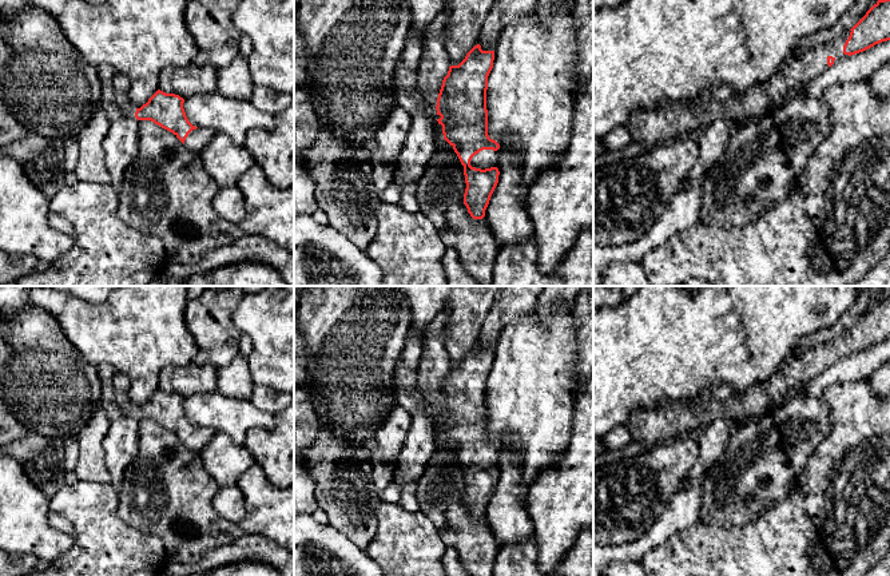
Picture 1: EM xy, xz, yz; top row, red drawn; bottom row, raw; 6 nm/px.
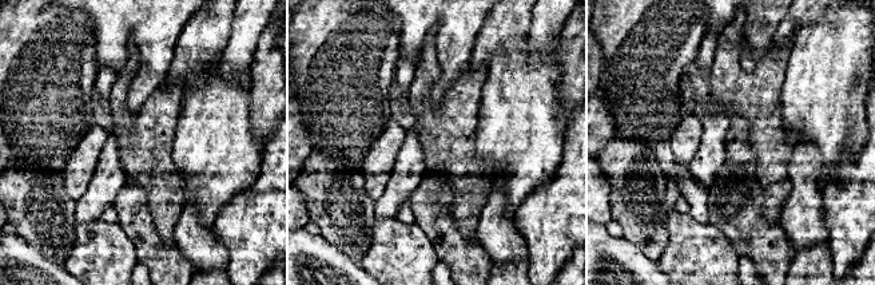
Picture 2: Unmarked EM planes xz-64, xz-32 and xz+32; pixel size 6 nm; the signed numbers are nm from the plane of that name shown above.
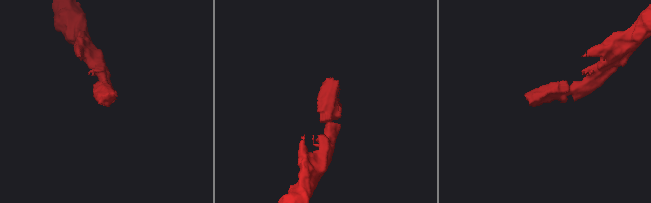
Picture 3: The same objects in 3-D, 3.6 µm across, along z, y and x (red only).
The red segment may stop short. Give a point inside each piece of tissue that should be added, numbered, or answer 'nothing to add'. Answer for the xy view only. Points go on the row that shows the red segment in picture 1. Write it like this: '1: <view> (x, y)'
1: xy (198, 139)

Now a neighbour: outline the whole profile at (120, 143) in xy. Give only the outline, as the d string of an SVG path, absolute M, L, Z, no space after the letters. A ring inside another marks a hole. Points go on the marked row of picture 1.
M122 115L111 122L110 130L103 140L106 167L111 175L111 186L120 192L124 172L138 155L138 119Z

